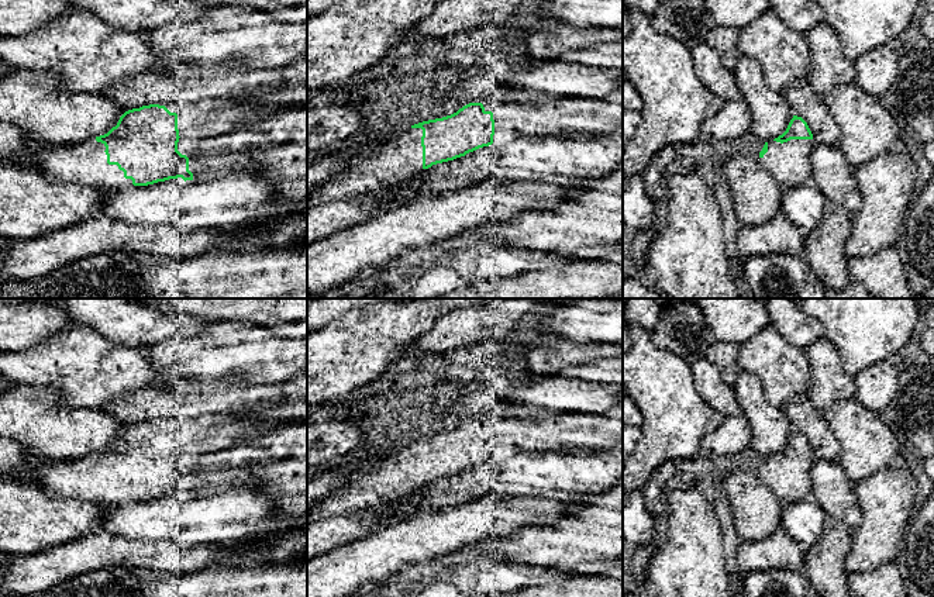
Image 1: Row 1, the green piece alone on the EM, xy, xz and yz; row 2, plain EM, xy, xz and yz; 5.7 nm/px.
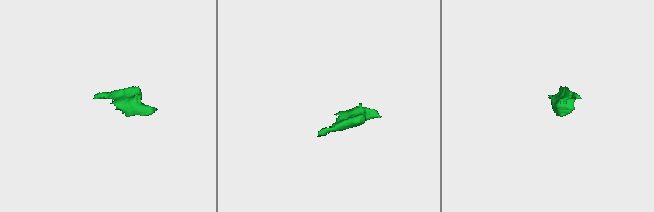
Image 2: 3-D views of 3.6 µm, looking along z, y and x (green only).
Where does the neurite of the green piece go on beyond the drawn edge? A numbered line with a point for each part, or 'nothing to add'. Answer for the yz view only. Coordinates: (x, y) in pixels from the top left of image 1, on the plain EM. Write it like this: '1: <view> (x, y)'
1: yz (789, 479)

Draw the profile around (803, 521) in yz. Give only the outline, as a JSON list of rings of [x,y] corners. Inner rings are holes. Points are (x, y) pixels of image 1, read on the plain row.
[[[810,497],[783,507],[779,527],[806,551],[818,543],[826,518],[823,508]]]

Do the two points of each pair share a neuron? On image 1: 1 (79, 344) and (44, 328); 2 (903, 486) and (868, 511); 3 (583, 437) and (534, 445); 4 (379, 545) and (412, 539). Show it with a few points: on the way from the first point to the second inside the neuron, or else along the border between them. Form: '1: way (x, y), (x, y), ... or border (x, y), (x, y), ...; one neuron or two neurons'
1: border (75, 324), (64, 328), (47, 341), (27, 348); two neurons
2: way (899, 499), (899, 504), (892, 511), (881, 511); one neuron
3: way (571, 437), (547, 437); one neuron
4: way (388, 545), (403, 545); one neuron

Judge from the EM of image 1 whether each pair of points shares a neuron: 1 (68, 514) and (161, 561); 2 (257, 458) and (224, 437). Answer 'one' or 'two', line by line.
1: two
2: two

